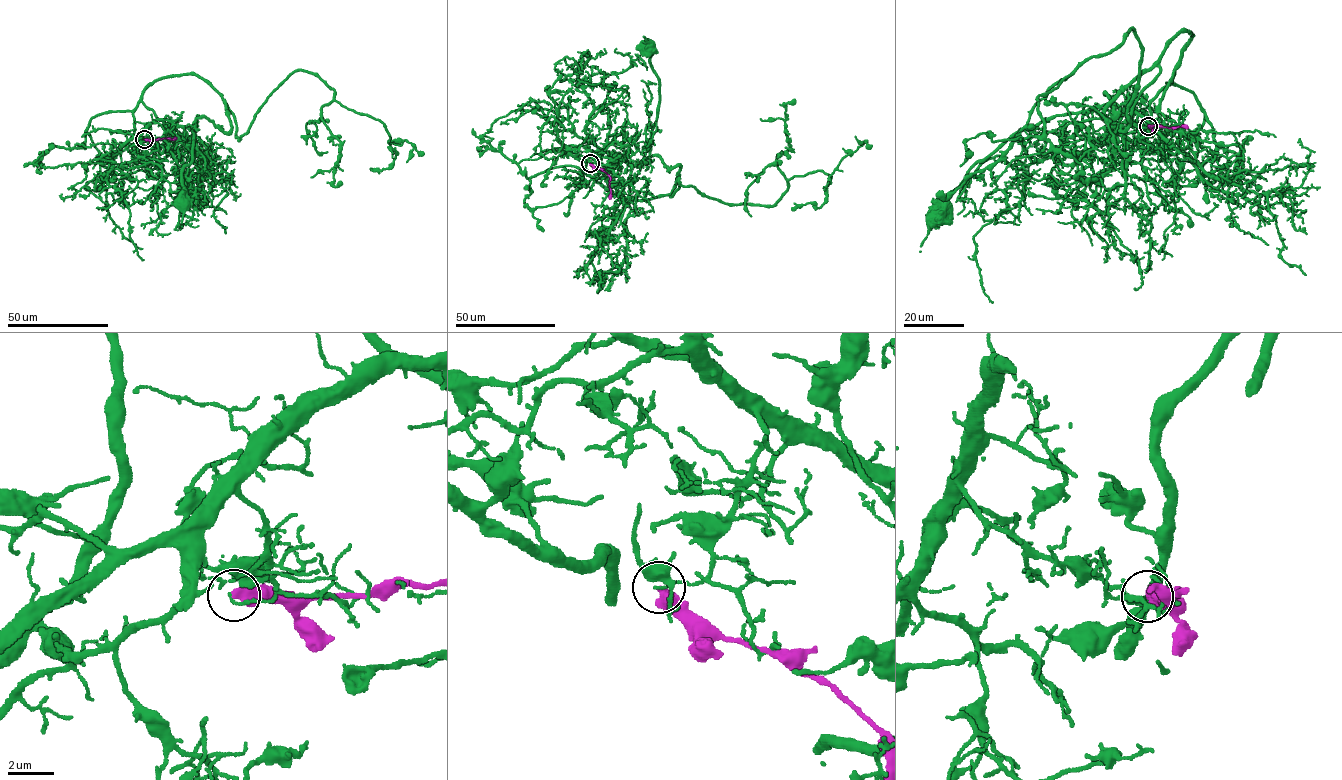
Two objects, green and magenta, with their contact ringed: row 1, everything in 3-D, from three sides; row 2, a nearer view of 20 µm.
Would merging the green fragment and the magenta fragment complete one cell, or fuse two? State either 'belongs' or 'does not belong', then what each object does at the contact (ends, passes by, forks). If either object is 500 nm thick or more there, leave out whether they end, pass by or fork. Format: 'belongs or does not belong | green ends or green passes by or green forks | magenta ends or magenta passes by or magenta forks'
does not belong

